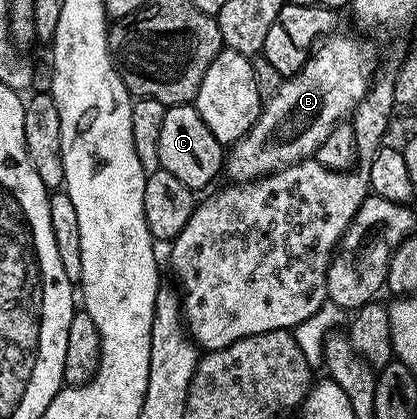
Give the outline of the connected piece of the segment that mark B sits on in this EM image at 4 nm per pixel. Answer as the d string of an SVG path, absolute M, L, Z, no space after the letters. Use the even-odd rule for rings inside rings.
M338 35L323 39L315 47L306 65L294 76L285 77L280 90L276 90L271 100L263 103L262 112L256 118L252 130L248 130L248 134L244 134L244 138L240 138L233 145L225 157L224 176L227 176L227 181L259 180L271 172L279 172L281 168L311 159L316 149L324 142L324 138L328 138L328 134L332 134L337 124L343 123L353 113L354 107L365 98L376 72L376 64L374 68L369 50L356 37Z

